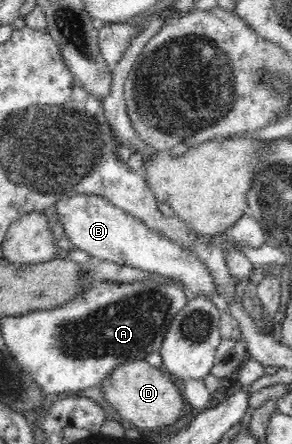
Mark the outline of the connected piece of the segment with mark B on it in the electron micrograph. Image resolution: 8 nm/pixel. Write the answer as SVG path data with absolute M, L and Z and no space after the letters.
M81 194L57 200L54 206L57 219L64 231L64 238L68 239L78 250L87 252L93 261L112 261L121 265L147 270L148 272L157 272L161 276L184 282L186 289L188 289L188 295L215 295L218 298L215 293L216 288L210 277L210 270L204 267L204 263L196 255L188 253L174 241L152 232L140 219L124 212L116 205L110 204L108 199L98 195Z

